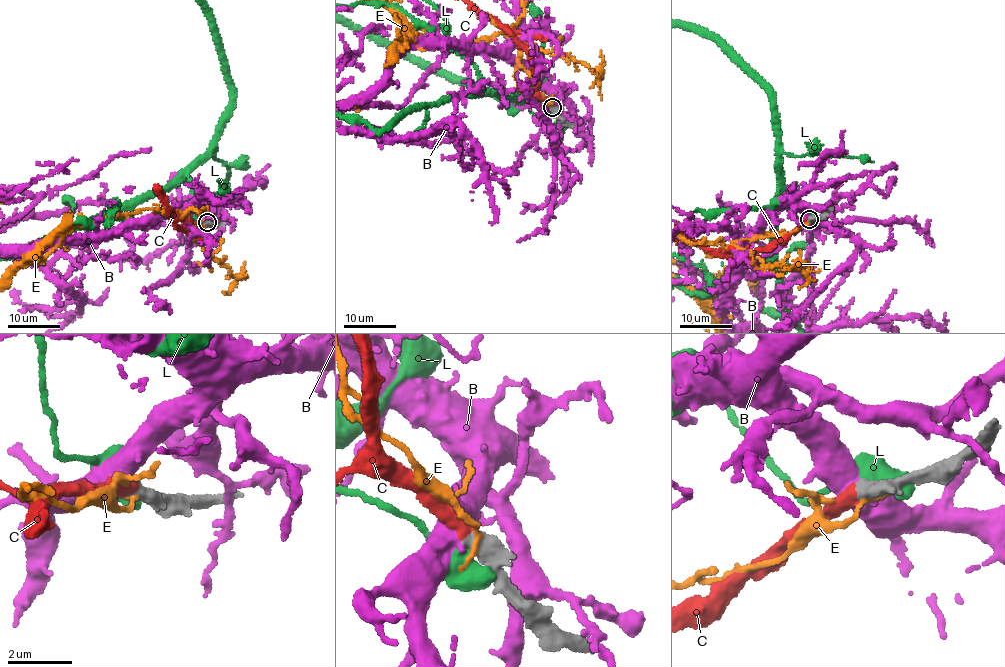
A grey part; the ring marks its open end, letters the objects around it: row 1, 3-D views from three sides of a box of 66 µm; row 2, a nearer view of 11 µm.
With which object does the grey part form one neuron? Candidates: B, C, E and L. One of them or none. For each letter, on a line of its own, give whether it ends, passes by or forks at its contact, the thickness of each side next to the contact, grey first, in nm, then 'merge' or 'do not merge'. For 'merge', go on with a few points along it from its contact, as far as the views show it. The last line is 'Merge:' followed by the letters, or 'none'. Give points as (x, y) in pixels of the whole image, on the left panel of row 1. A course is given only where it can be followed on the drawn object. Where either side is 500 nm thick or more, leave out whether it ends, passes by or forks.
B: 550 nm thick on the grey side, 500 nm on the other; do not merge
C: 550 nm thick on the grey side, 440 nm on the other; merge
E: it ends there; 440 nm thick on the grey side, 190 nm on the other; do not merge
L: 650 nm thick on the grey side, 850 nm on the other; do not merge
Merge: C

